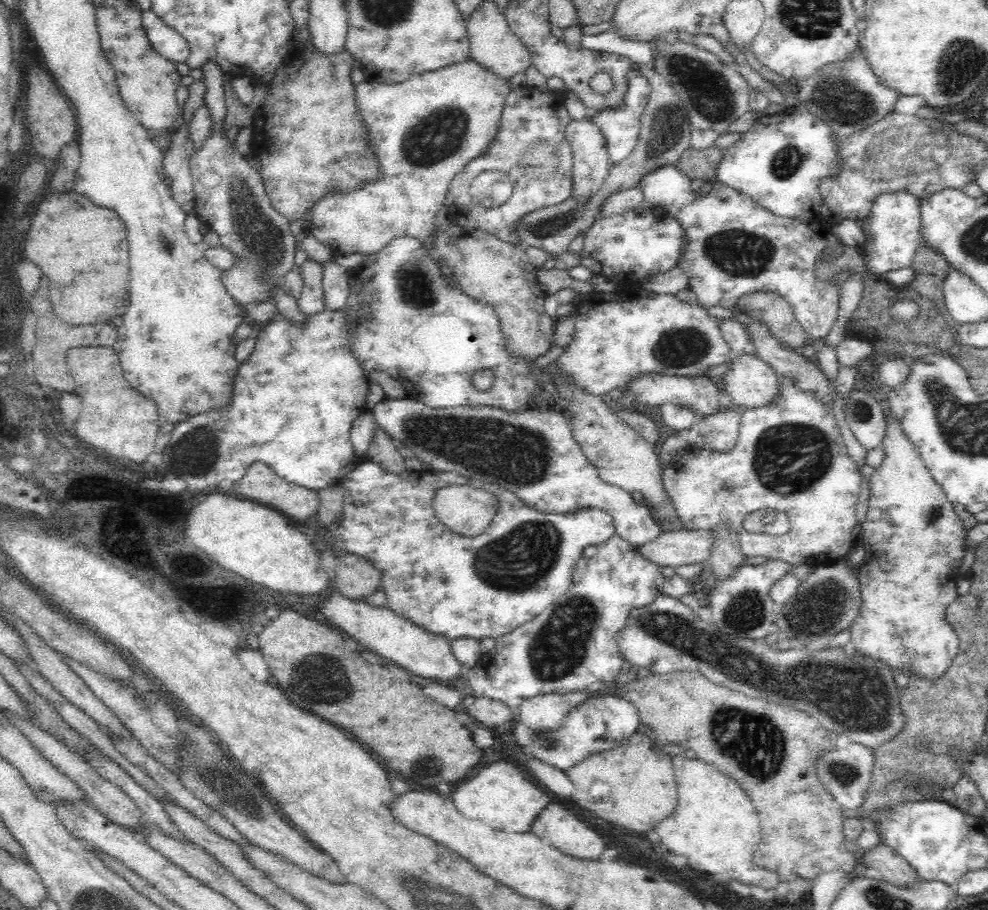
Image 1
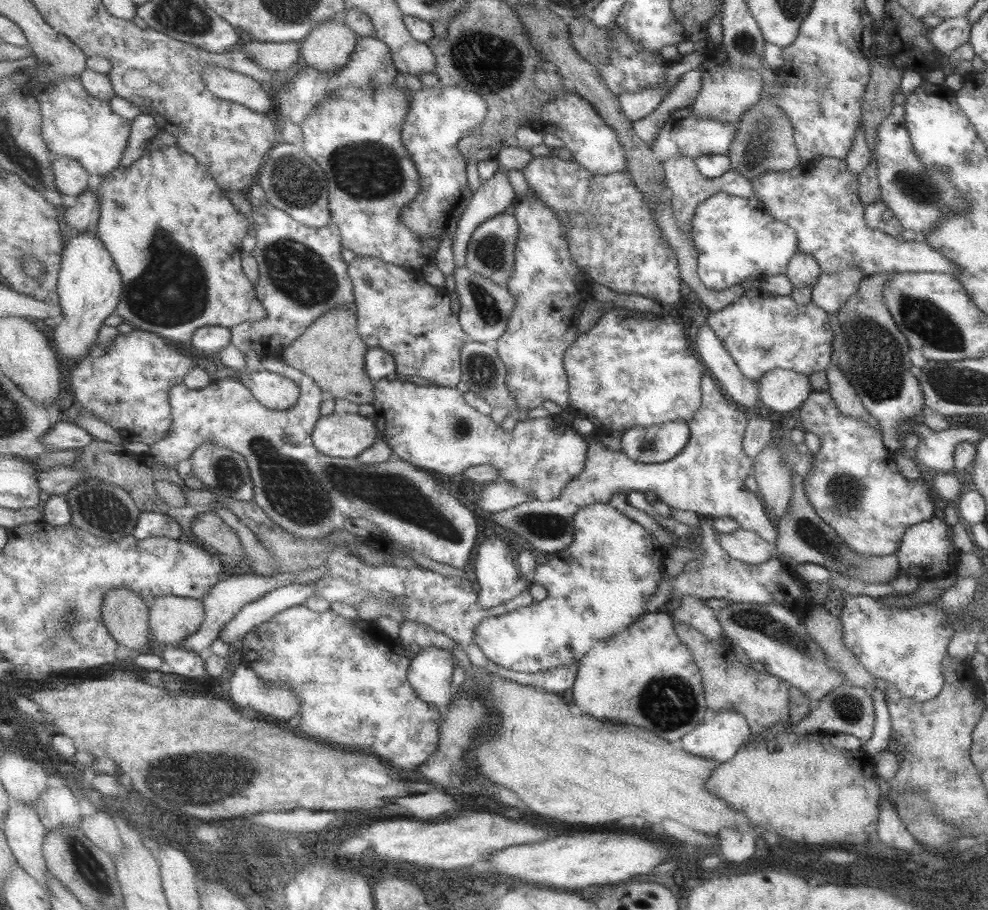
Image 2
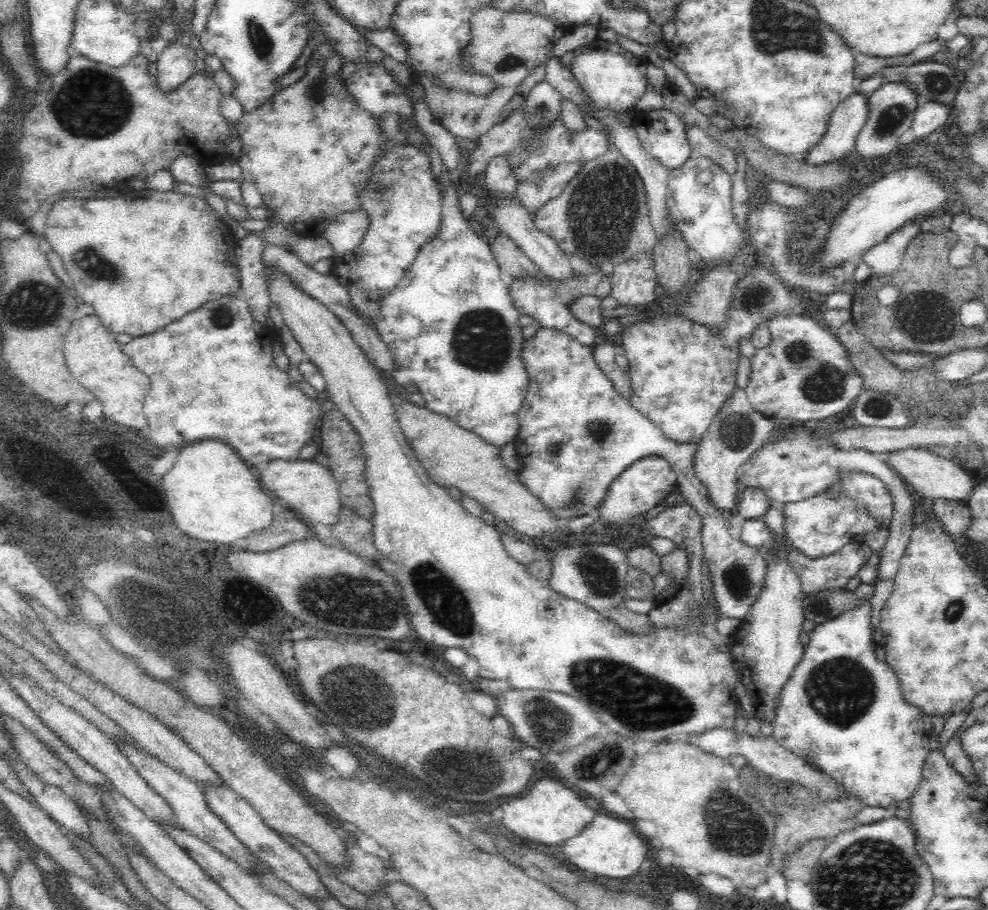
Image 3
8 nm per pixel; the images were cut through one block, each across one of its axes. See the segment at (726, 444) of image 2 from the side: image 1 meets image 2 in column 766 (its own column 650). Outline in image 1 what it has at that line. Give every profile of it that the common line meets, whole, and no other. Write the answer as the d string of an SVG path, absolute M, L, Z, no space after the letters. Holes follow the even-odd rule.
M406 396L400 400L390 400L390 398L380 400L370 412L374 414L378 428L382 428L398 444L412 450L422 464L428 462L434 468L434 472L444 472L444 470L458 472L470 480L496 484L516 494L530 508L536 508L538 512L544 514L570 514L584 508L600 508L614 518L616 536L622 536L634 546L644 546L650 540L656 540L664 532L664 526L658 522L658 518L652 514L652 508L646 502L636 504L628 490L612 486L600 478L596 466L584 456L580 444L574 440L572 426L564 408L550 408L548 412L532 410L532 408L506 412L502 408L492 408L488 404L430 408Z

